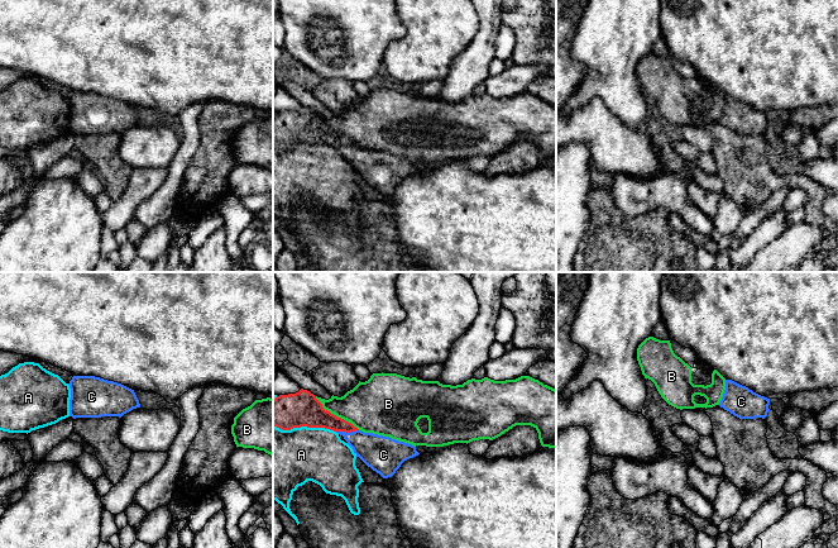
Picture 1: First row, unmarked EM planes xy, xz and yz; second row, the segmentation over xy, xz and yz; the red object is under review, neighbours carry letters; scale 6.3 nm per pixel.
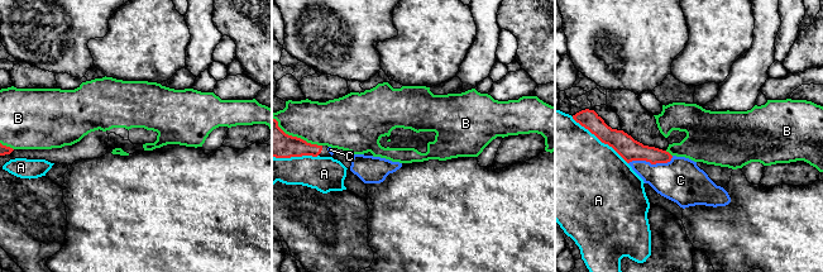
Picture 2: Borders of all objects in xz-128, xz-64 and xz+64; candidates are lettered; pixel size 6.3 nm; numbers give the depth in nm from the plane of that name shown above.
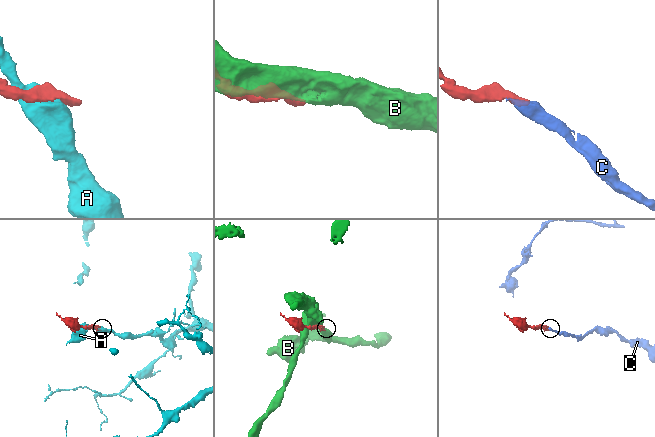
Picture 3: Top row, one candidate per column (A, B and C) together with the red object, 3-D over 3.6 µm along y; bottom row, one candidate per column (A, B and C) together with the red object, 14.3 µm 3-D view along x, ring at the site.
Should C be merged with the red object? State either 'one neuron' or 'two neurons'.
one neuron

